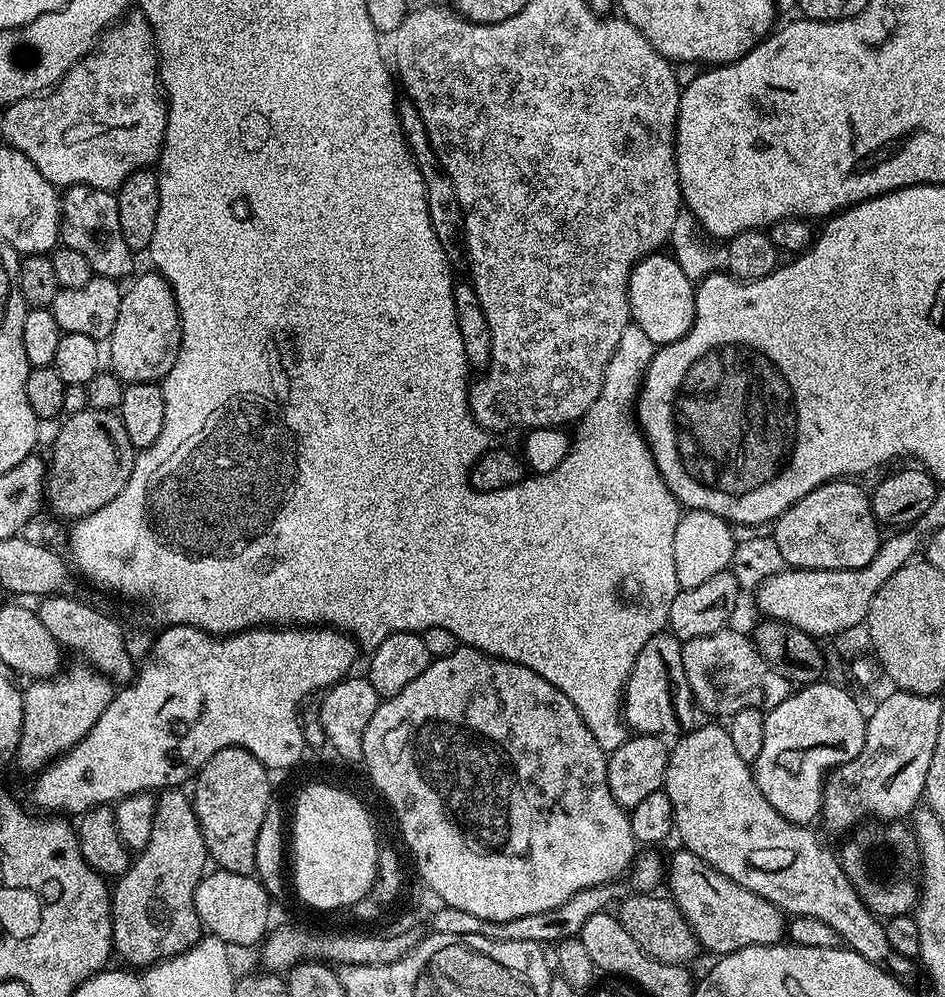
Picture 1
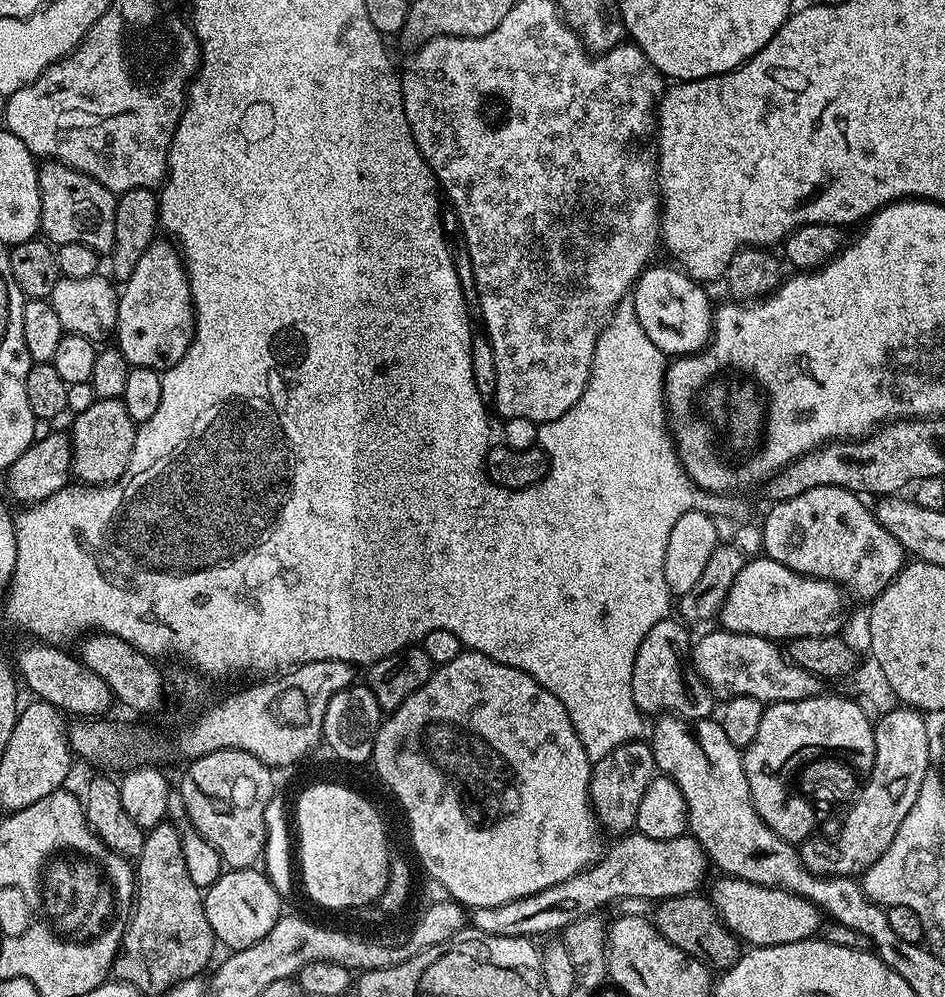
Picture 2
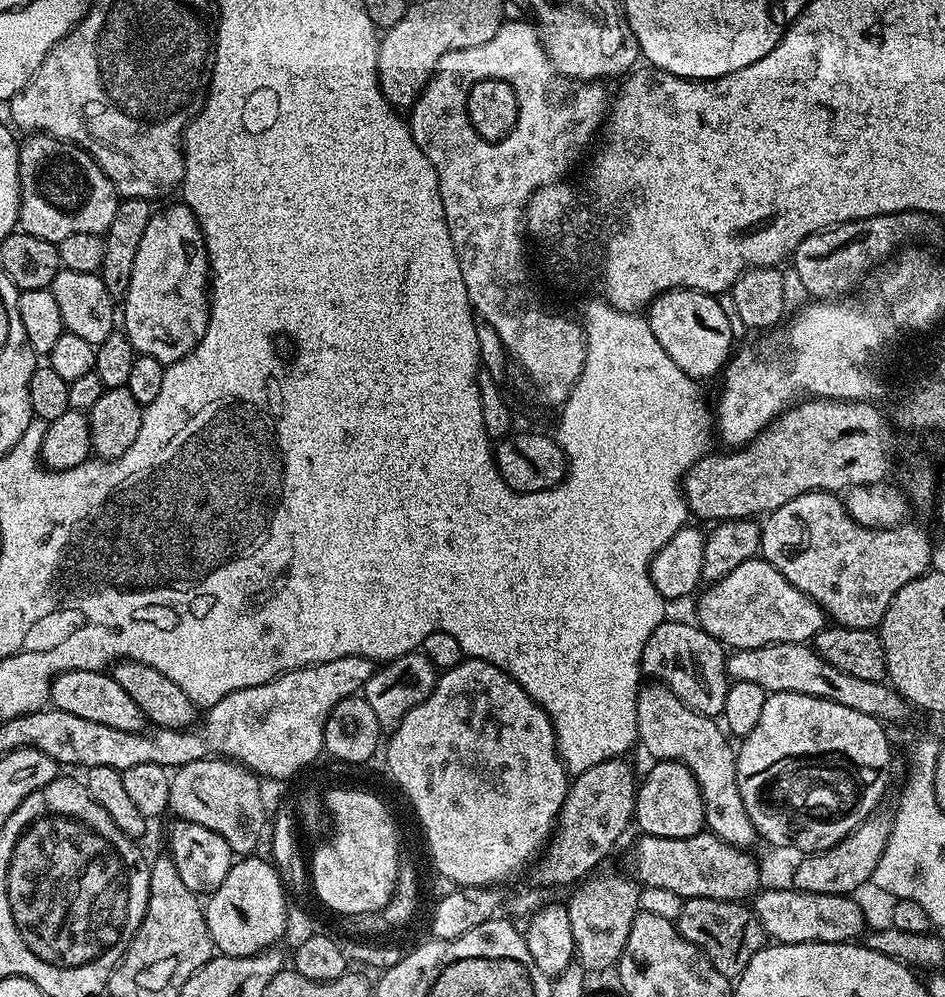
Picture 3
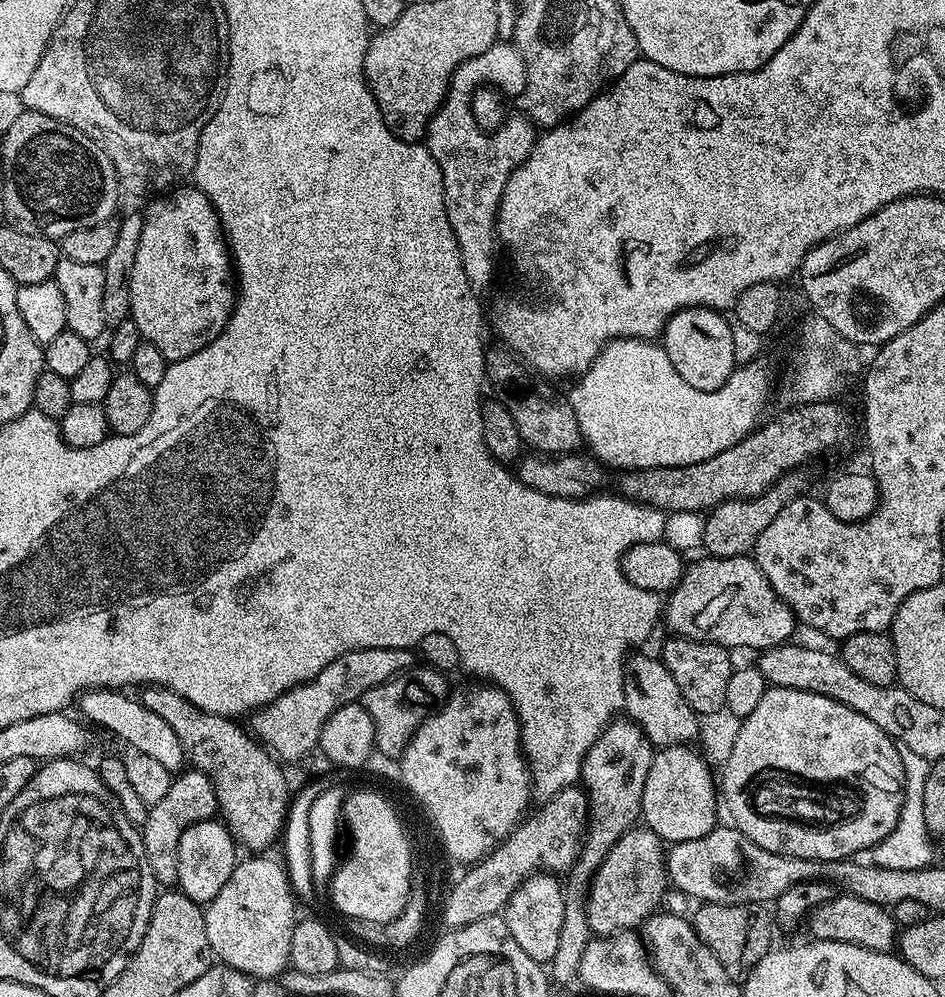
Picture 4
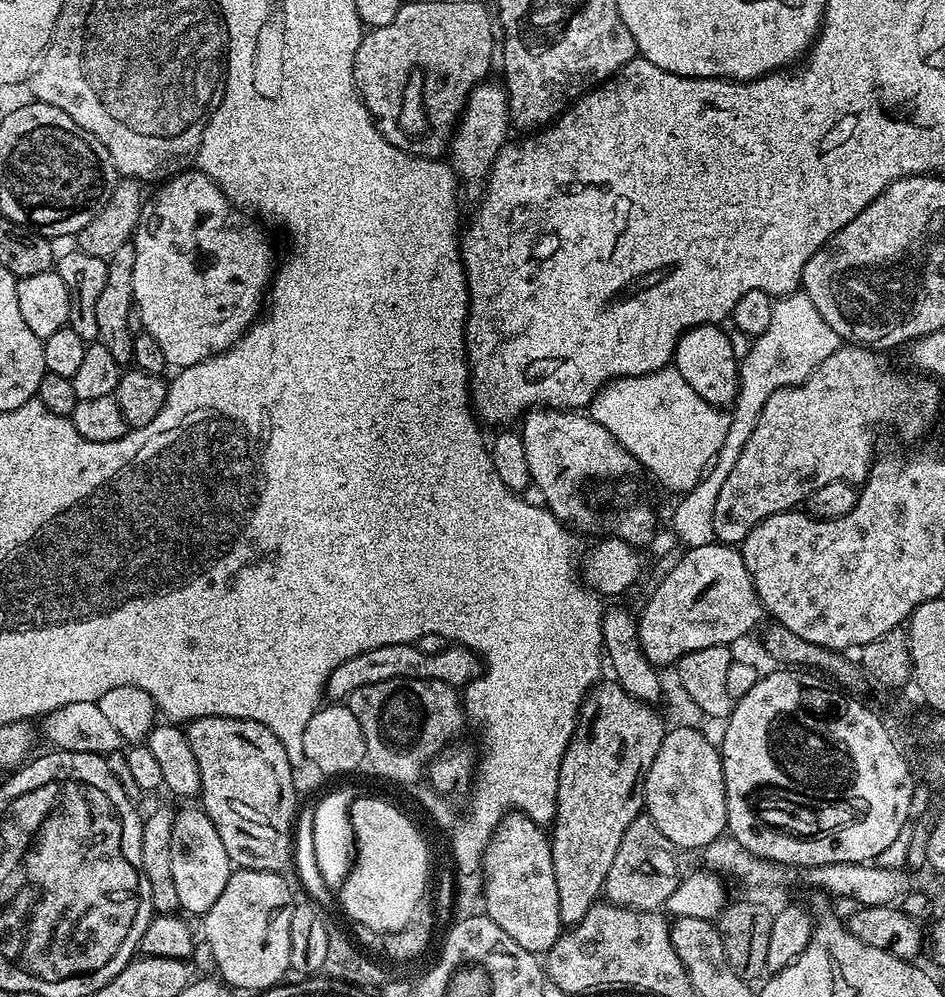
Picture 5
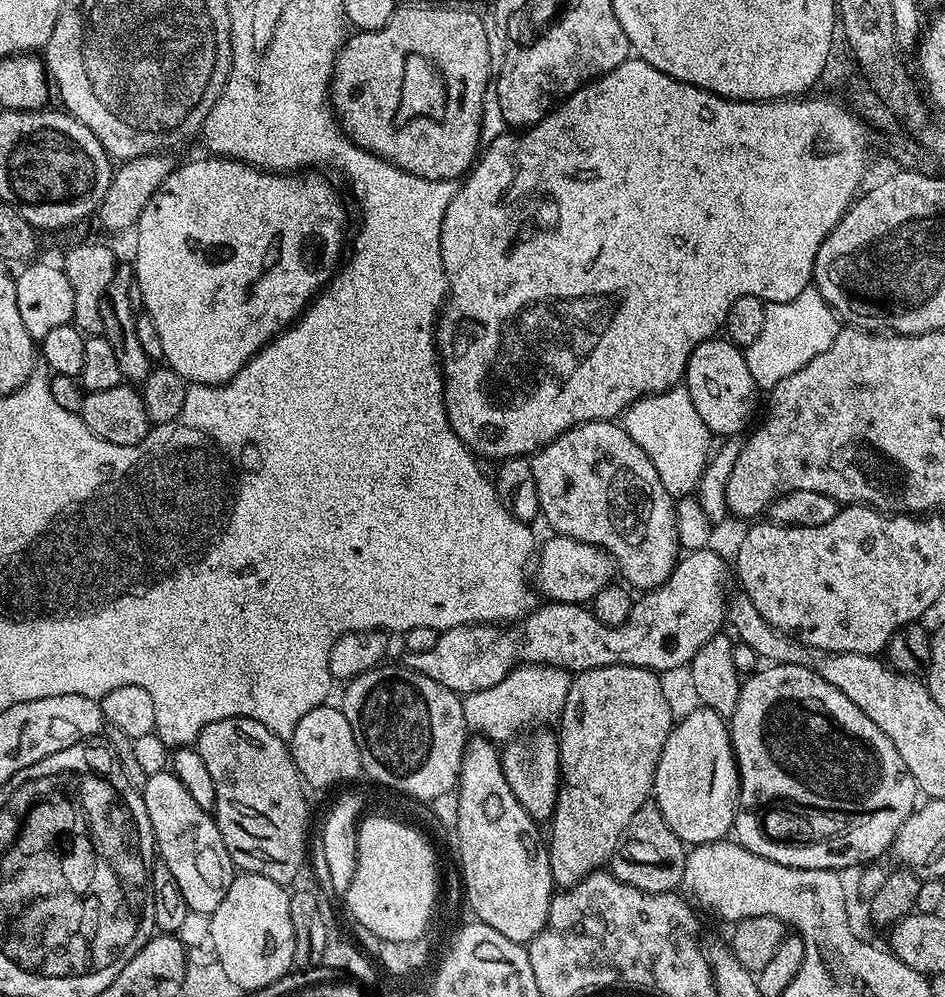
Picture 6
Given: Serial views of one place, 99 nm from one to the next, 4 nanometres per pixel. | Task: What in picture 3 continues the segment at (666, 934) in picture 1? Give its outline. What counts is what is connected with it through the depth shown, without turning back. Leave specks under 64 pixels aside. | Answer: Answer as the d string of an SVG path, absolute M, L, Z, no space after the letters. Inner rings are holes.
M690 898L681 903L680 913L674 916L676 929L694 942L710 958L714 970L729 978L738 978L750 966L754 954L765 947L764 927L756 913L747 903L735 900L715 900L714 898Z

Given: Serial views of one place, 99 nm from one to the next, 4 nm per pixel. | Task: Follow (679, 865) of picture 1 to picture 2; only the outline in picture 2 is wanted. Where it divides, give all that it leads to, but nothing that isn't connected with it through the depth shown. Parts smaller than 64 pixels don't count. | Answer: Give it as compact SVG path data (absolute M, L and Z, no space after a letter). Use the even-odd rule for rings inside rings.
M736 876L719 877L720 881L710 891L710 899L720 921L745 945L769 948L779 944L793 944L799 940L813 939L821 931L822 913L814 902L785 888L771 888Z

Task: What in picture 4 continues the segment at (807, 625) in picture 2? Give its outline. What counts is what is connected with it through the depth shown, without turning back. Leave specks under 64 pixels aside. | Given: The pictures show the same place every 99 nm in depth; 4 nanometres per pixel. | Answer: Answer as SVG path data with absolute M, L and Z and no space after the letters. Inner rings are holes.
M705 555L704 560L696 560L684 569L684 577L666 596L666 607L662 612L662 620L668 623L669 633L684 636L687 640L701 640L707 644L721 644L722 647L735 648L777 648L779 644L787 644L793 639L792 631L798 628L796 615L786 606L782 598L766 582L762 570L756 565L751 555L734 558L718 558Z

